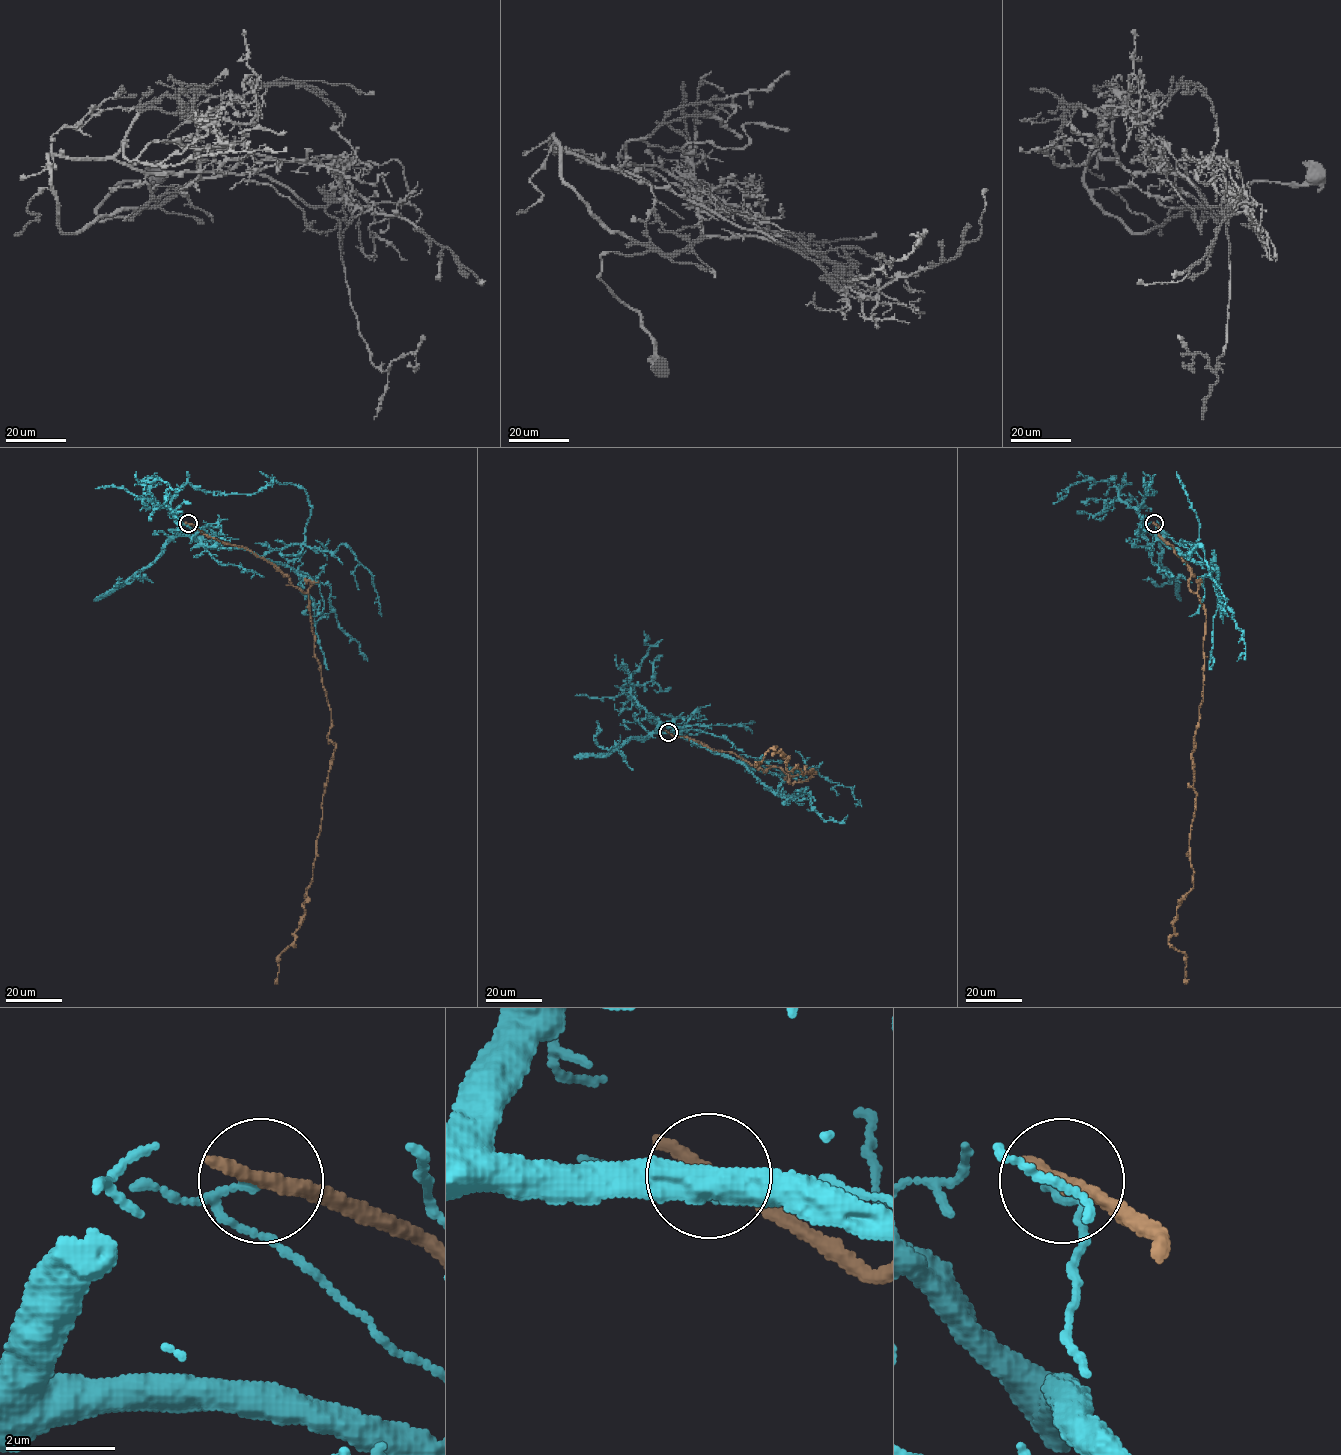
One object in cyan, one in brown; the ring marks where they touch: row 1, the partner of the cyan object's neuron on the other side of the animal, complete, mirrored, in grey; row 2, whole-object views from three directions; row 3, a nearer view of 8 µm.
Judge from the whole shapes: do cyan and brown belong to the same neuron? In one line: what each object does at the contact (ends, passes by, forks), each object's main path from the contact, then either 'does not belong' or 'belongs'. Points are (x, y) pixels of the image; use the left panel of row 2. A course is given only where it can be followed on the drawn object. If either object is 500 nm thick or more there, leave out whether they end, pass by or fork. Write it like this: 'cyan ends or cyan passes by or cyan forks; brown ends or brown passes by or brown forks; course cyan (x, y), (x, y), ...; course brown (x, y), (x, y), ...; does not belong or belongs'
cyan passes by; brown passes by; course cyan (188, 524), (199, 536), (218, 545), (248, 550), (327, 584), (339, 627), (359, 644), (367, 661); course brown (188, 524), (245, 547), (308, 594), (331, 713), (335, 751), (312, 881), (275, 983); does not belong

